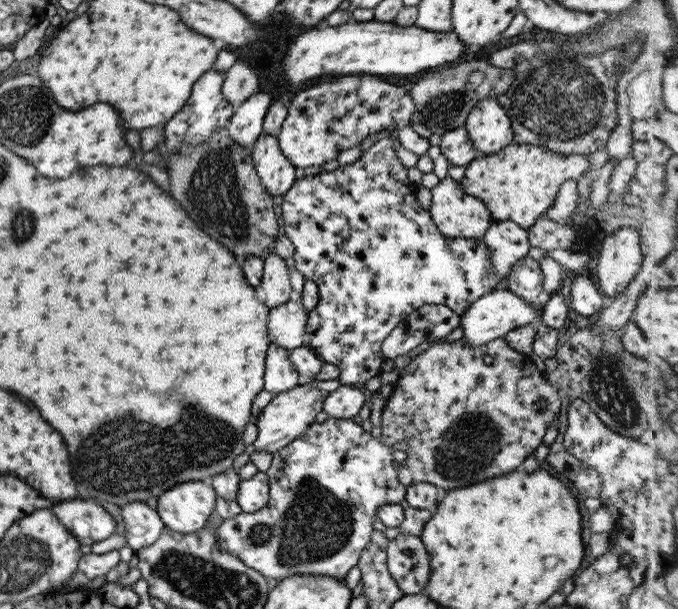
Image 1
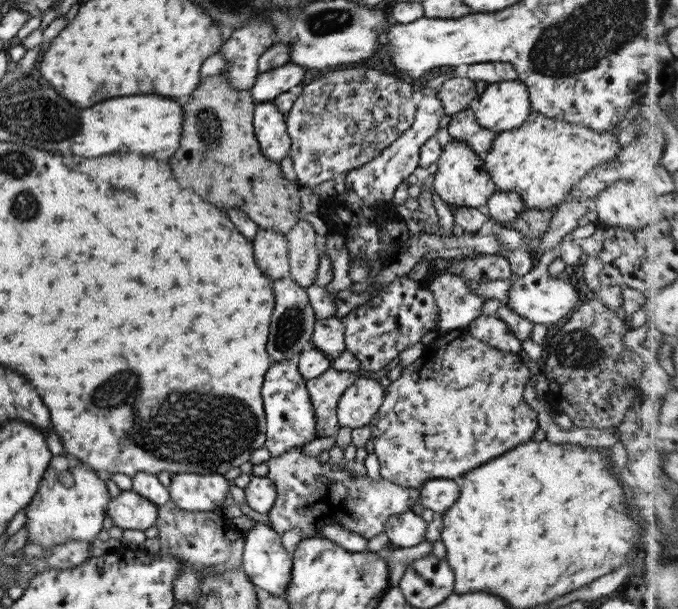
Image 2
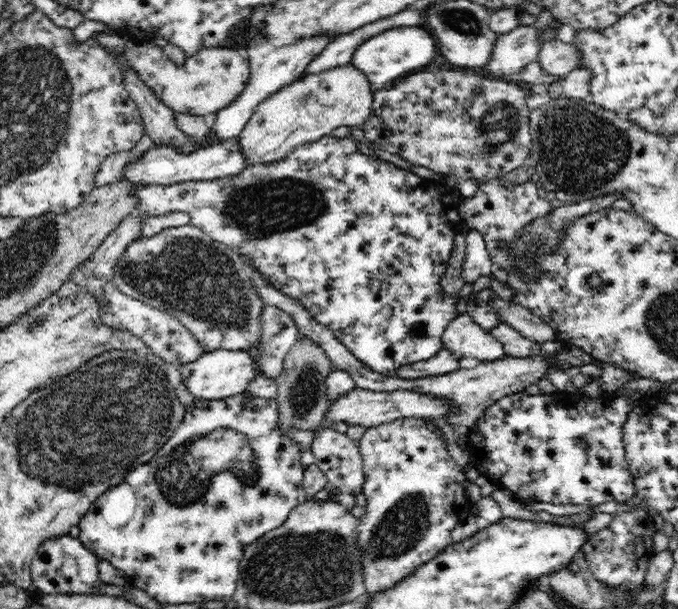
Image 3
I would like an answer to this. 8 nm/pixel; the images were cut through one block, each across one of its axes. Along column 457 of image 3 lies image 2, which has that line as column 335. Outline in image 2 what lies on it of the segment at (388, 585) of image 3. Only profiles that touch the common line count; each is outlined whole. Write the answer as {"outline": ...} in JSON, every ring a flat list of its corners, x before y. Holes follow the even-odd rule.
{"outline":[[303,445,293,447,279,456,269,457,266,461,268,466,266,477,271,480,276,490,275,502,266,515,269,524,271,524,270,527,280,535,286,530,297,528,301,532,301,539,311,538,311,536,323,538,321,530,325,526,337,525,349,532,357,532,361,538,368,541,375,534,383,532,383,526,390,516,411,511,413,504,419,502,418,489,401,487,385,479,374,480,367,475,364,477,353,475,351,477,341,467,342,463,331,464,331,461,327,460,320,464,318,457,305,455]]}

